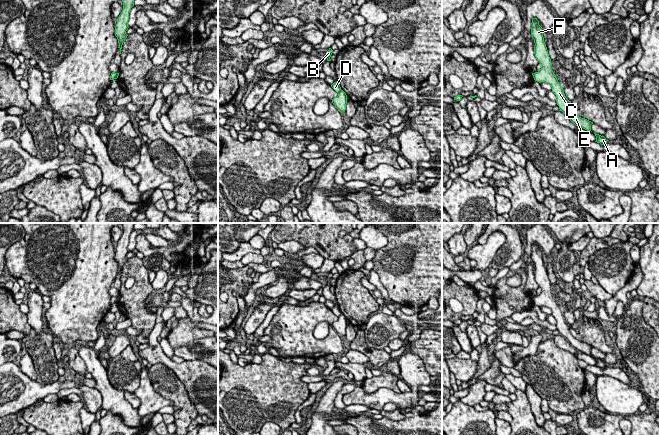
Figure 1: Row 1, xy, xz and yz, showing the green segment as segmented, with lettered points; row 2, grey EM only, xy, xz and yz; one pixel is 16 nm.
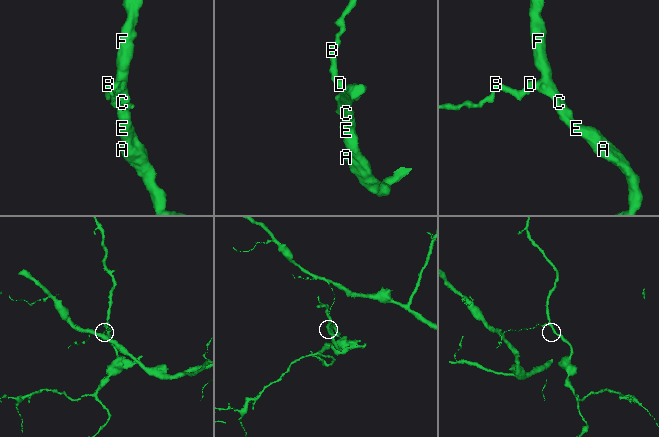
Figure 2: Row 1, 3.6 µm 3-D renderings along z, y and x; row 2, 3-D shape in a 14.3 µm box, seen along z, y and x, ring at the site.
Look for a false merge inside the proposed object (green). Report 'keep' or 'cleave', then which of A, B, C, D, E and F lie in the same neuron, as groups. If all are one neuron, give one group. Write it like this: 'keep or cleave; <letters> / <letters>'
cleave; A C E F / B D

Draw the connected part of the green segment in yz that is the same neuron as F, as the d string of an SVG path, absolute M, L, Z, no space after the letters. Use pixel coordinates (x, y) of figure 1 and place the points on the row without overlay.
M537 242L532 243L531 249L531 259L535 267L534 278L538 286L541 288L541 293L538 296L533 297L534 304L539 307L545 306L550 308L552 316L556 319L556 326L560 335L562 335L576 350L591 355L591 349L593 346L579 341L570 333L571 325L566 322L564 314L551 293L551 283L544 266L542 251L539 249Z

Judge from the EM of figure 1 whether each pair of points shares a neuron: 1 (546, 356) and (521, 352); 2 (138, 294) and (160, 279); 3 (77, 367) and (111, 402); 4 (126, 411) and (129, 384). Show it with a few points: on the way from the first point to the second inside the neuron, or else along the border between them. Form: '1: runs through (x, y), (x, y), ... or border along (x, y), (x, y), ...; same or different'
1: border along (542, 341), (533, 355), (522, 357), (513, 363); different
2: border along (150, 283), (153, 289); different
3: border along (78, 350), (78, 355), (85, 364), (87, 372); different
4: border along (107, 374), (108, 381), (123, 391); different

